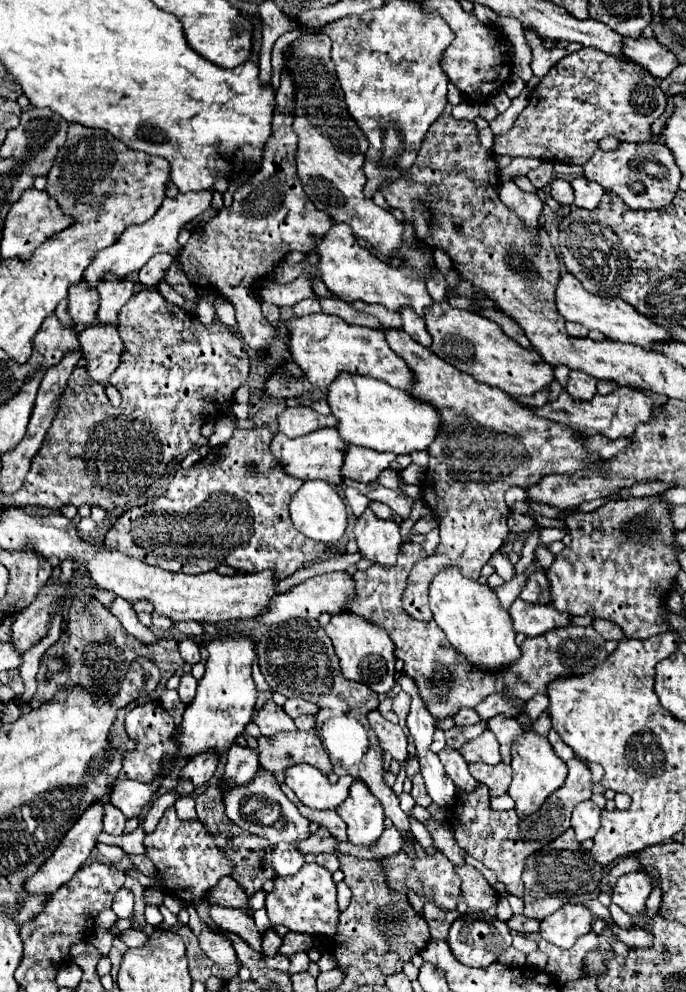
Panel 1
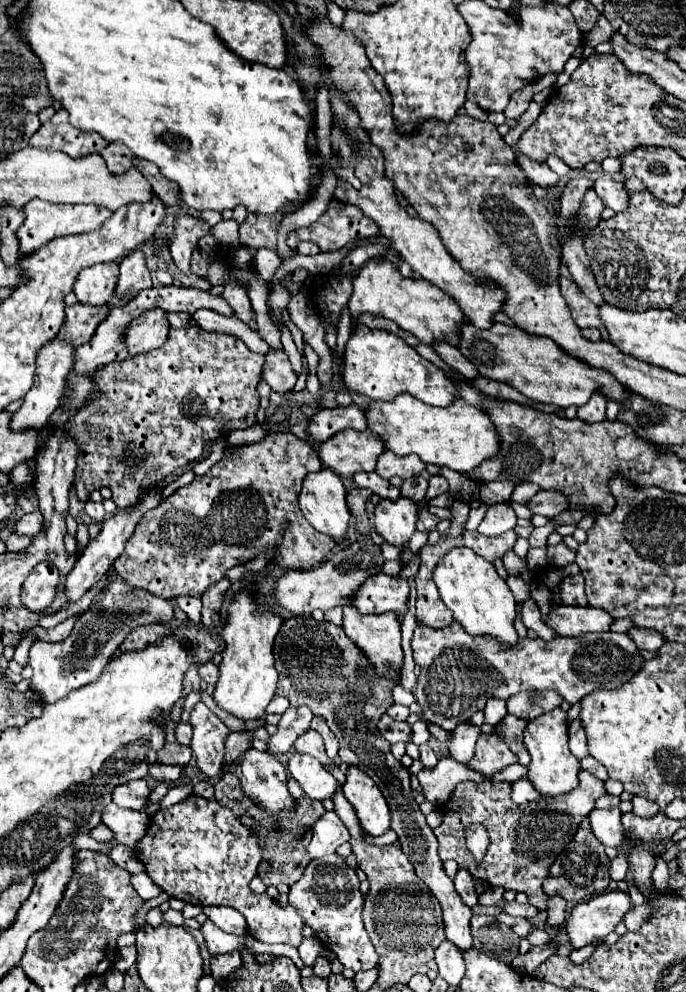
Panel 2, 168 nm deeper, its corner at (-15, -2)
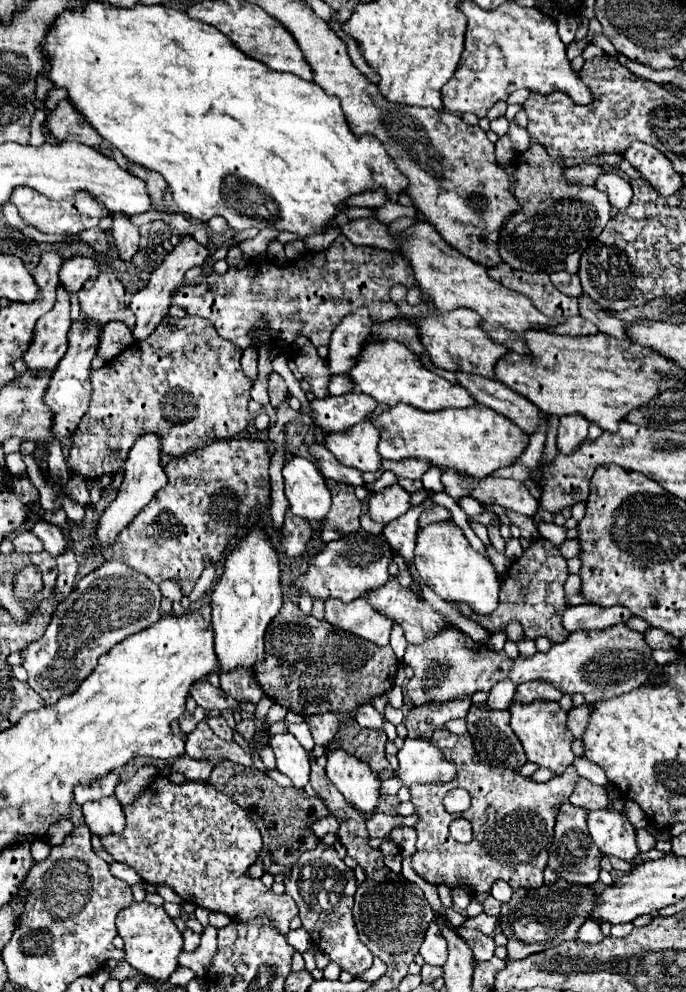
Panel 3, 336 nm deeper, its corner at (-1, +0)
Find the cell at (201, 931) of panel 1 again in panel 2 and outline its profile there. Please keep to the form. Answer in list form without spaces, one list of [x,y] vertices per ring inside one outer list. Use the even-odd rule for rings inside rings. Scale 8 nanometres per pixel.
[[[205,920],[203,928],[201,928],[203,936],[205,936],[205,944],[207,944],[207,950],[211,956],[215,954],[225,954],[225,952],[231,952],[231,950],[243,950],[241,946],[247,944],[249,952],[253,954],[261,954],[261,952],[271,952],[271,954],[281,954],[281,944],[275,944],[275,946],[269,946],[269,944],[263,944],[263,942],[255,942],[255,938],[251,938],[249,934],[247,936],[233,936],[233,934],[227,934],[223,932],[221,928],[217,928],[211,920]]]

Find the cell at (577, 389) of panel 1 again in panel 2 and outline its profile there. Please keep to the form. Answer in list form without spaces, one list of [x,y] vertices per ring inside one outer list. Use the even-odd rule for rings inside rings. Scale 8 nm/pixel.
[[[597,392],[597,394],[591,396],[591,400],[585,406],[581,406],[577,410],[577,418],[583,420],[583,422],[589,422],[589,424],[603,422],[605,420],[605,404],[607,404],[605,396]]]

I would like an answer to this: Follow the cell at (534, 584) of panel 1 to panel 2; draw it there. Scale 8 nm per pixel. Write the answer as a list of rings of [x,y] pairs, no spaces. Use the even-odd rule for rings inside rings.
[[[581,574],[569,576],[561,582],[561,598],[563,598],[563,604],[569,604],[569,606],[587,606]]]

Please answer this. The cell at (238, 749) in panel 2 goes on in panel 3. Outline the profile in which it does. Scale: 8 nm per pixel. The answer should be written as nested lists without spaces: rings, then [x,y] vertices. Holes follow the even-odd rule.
[[[245,718],[243,722],[239,722],[239,724],[235,726],[235,732],[239,732],[245,740],[251,740],[251,738],[255,736],[255,724],[253,724],[253,720]]]

